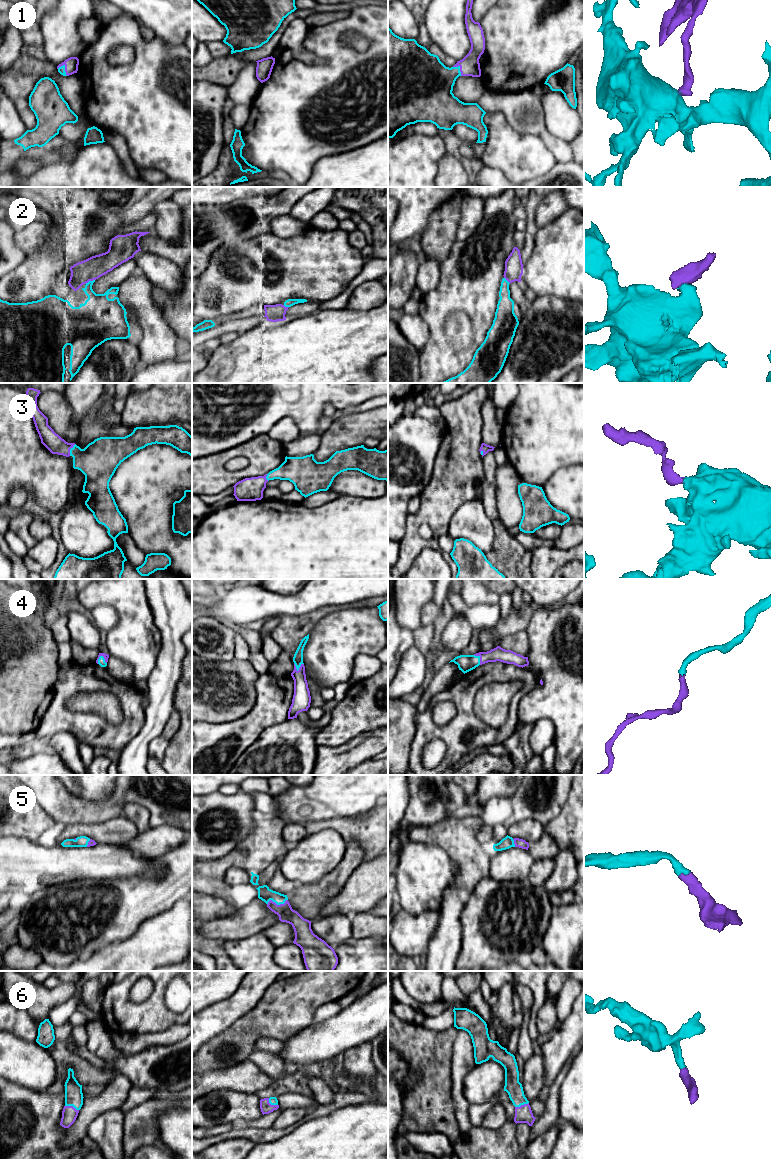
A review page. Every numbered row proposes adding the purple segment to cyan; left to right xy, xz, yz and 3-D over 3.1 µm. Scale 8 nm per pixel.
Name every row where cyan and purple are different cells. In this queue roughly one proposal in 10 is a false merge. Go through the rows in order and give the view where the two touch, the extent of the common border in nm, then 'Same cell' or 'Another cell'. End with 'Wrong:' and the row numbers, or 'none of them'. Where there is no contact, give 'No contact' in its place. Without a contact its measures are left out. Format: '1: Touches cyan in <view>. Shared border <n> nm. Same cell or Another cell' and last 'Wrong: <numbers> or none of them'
1: Touches cyan in xy. Shared border 110 nm. Same cell
2: Touches cyan in xy. Shared border 90 nm. Same cell
3: Touches cyan in xy. Shared border 110 nm. Same cell
4: Touches cyan in xy. Shared border 90 nm. Same cell
5: Touches cyan in xz. Shared border 170 nm. Same cell
6: Touches cyan in xy. Shared border 120 nm. Same cell
Wrong: none of them

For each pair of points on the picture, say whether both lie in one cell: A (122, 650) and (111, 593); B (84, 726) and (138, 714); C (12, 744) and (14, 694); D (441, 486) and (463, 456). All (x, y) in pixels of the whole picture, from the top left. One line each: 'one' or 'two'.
A: one
B: one
C: two
D: one

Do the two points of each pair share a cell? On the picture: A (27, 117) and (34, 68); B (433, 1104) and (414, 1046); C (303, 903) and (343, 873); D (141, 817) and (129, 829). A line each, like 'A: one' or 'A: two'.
A: one
B: one
C: one
D: two

